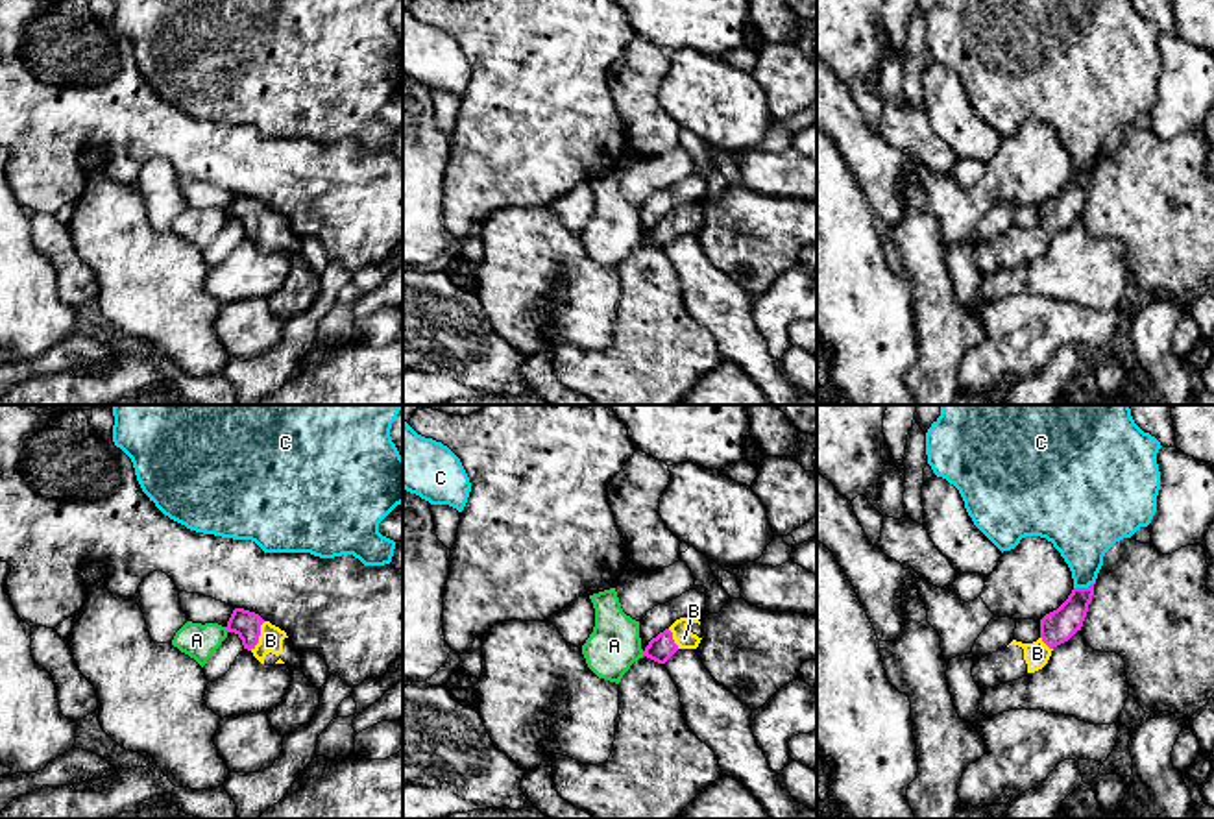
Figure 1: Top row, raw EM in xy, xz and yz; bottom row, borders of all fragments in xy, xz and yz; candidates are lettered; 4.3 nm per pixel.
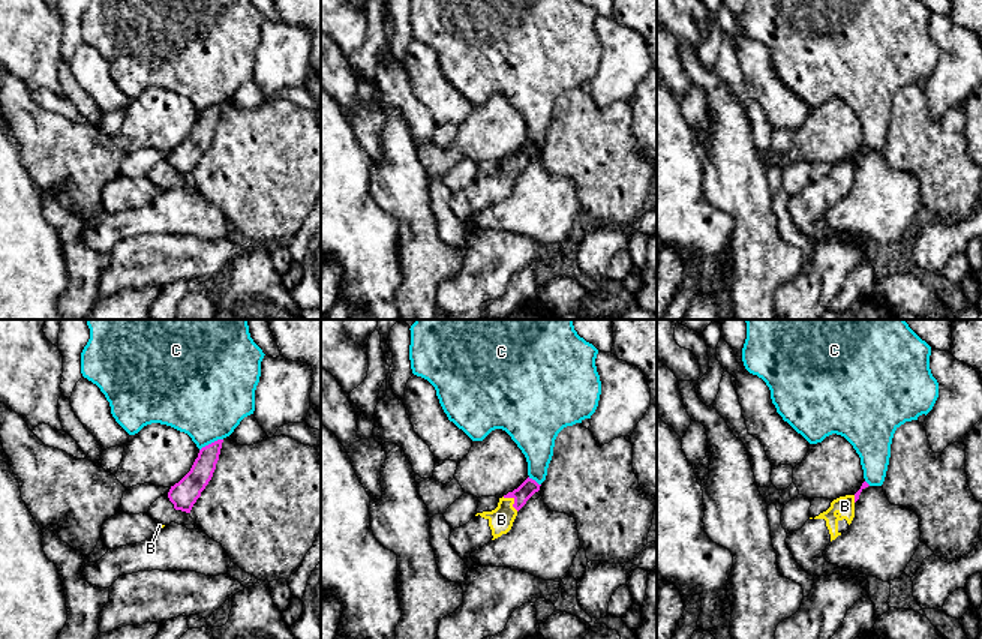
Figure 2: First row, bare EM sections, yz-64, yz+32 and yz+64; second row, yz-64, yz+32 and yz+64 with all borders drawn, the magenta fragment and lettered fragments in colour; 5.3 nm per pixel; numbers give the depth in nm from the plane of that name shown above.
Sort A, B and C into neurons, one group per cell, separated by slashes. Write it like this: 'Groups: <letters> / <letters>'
Groups: A / B / C

